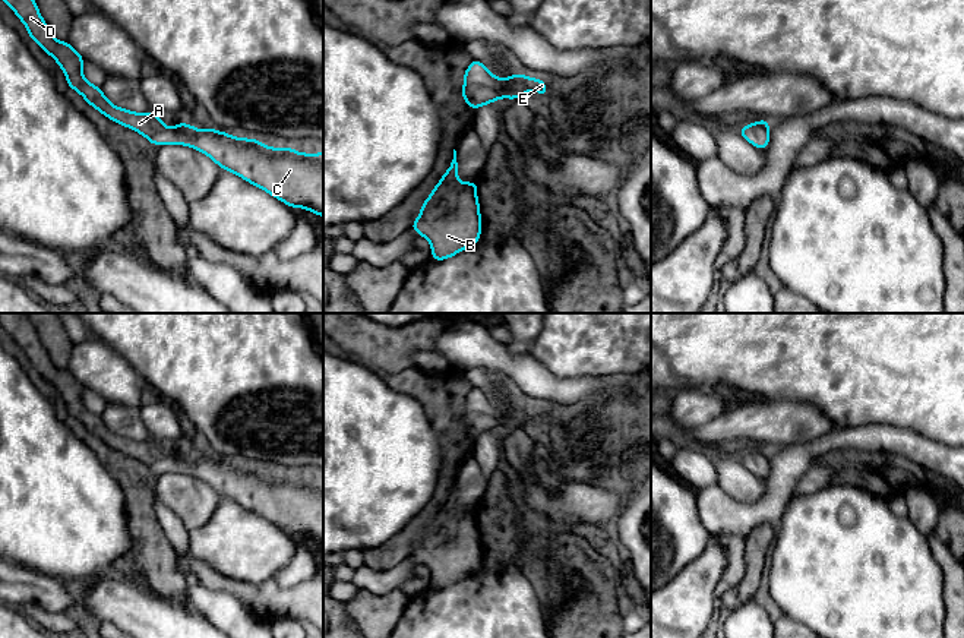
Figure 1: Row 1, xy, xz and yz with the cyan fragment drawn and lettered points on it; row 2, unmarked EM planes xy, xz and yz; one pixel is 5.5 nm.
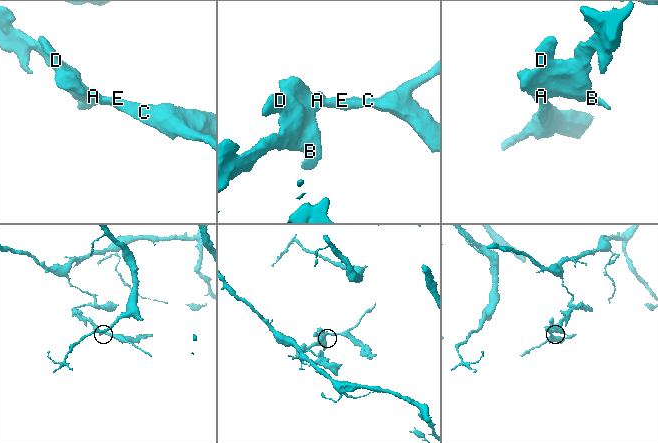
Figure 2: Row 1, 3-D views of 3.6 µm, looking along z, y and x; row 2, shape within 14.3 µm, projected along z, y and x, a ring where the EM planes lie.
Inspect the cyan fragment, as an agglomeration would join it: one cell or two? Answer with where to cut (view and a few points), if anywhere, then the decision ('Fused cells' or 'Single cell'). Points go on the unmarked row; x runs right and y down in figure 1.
No split. Single cell

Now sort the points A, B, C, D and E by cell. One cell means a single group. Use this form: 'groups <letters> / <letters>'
groups A B C D E

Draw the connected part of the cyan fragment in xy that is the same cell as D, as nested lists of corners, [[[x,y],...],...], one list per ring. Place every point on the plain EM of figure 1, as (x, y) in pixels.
[[[0,313],[0,326],[23,350],[28,357],[28,363],[35,367],[47,382],[54,385],[66,402],[69,416],[78,419],[88,432],[101,439],[105,445],[132,458],[136,458],[157,474],[177,471],[197,477],[206,481],[222,498],[228,498],[240,503],[243,508],[260,515],[291,536],[304,536],[316,543],[323,544],[323,480],[303,481],[295,480],[293,476],[271,476],[256,467],[238,467],[215,457],[200,458],[186,452],[184,449],[174,455],[165,455],[159,443],[152,439],[139,442],[126,436],[118,436],[105,426],[101,416],[91,413],[85,407],[82,401],[82,392],[85,386],[69,370],[61,370],[51,363],[47,351],[39,342],[32,322],[25,313]]]

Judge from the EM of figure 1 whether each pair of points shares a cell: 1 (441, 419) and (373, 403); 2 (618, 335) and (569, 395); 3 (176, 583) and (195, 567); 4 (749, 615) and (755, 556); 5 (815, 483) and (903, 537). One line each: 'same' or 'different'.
1: different
2: different
3: different
4: different
5: different

